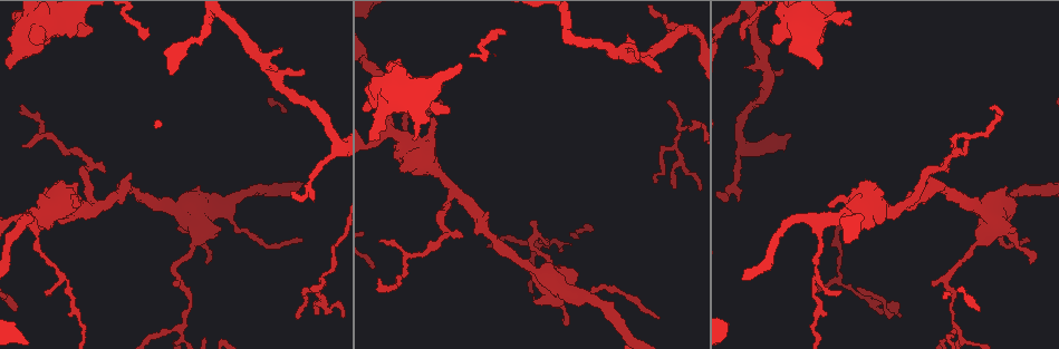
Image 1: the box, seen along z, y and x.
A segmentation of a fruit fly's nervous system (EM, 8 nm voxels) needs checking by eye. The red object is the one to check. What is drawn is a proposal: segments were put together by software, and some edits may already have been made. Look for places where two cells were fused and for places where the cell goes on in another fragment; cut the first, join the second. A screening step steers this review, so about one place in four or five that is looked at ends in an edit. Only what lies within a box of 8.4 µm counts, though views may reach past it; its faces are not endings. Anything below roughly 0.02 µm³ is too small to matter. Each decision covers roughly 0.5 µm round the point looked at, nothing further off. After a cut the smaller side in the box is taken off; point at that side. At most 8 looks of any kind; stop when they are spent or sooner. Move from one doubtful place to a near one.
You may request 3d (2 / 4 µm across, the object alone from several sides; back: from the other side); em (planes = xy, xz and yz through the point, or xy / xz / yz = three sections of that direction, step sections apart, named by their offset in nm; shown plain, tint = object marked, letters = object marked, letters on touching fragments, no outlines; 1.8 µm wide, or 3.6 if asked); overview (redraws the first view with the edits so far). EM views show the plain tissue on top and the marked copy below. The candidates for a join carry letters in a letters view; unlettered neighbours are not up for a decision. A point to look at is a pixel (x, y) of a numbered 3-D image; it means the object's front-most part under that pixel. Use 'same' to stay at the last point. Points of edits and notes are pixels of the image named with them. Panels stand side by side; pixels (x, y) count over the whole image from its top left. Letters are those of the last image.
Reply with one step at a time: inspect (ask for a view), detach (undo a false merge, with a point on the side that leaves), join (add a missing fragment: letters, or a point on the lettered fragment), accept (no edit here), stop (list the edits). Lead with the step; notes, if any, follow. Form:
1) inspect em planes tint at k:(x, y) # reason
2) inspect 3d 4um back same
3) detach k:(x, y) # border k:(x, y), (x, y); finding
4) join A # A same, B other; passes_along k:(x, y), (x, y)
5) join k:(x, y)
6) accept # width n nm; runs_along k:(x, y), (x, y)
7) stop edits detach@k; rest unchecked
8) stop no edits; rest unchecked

inspect em 3.6um xz step 8 letters at 1:(396, 156) # stops while still wide

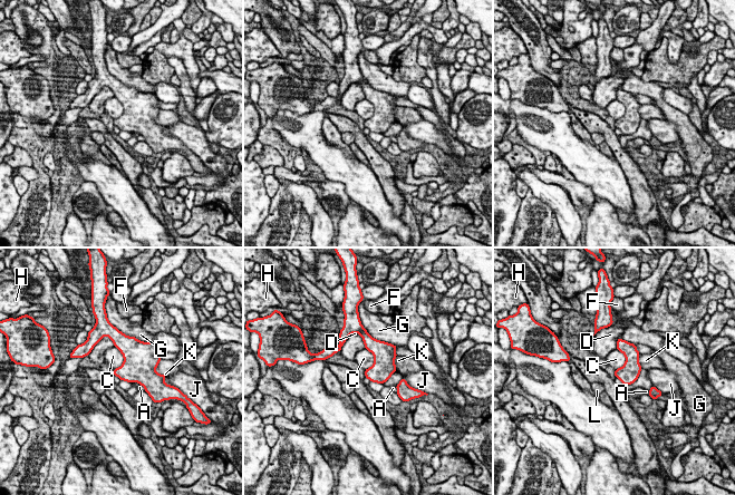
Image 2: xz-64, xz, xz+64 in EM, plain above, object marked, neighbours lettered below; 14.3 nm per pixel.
inspect em 3.6um yz step 16 letters same

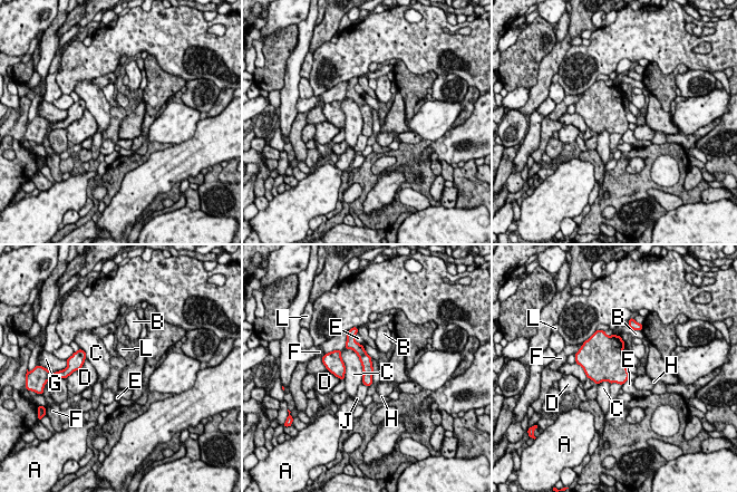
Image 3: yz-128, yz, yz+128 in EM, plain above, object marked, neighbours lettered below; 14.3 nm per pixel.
accept # A other, B other, C other, D other, E other, F other, G other, H other, J other, L other; runs_along 3:(350, 343), (366, 360), (368, 383); none of them fits

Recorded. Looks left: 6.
inspect em xy step 4 tint at 1:(781, 69) # branch stops here

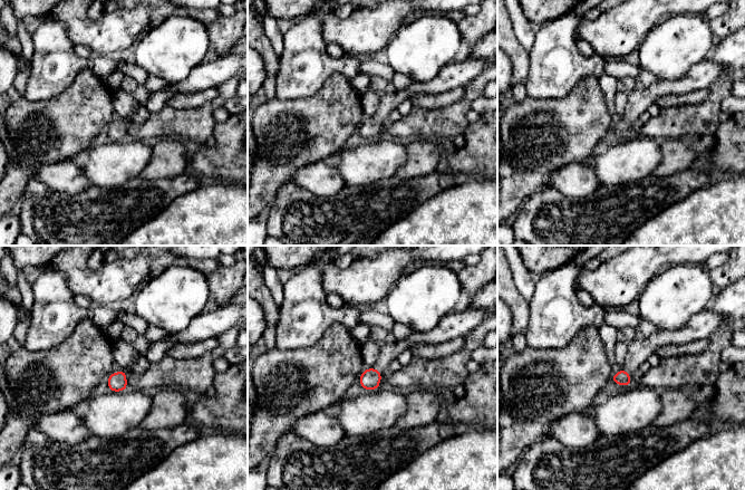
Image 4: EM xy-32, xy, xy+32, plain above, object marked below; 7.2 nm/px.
inspect em planes letters same # cut it another way

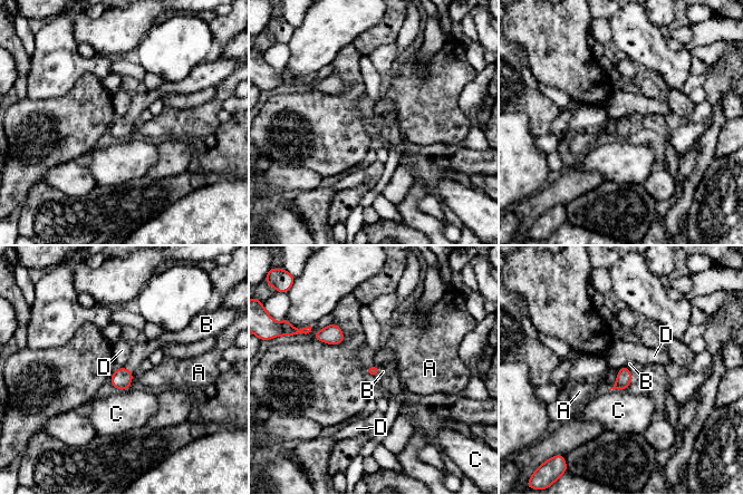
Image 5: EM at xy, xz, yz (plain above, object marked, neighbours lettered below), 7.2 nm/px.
join B # A other, B same, C other, D other; passes_along 5:(374, 370), (378, 371), (383, 371); the cell continues

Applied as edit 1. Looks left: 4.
stop edits join@5; rest unchecked

